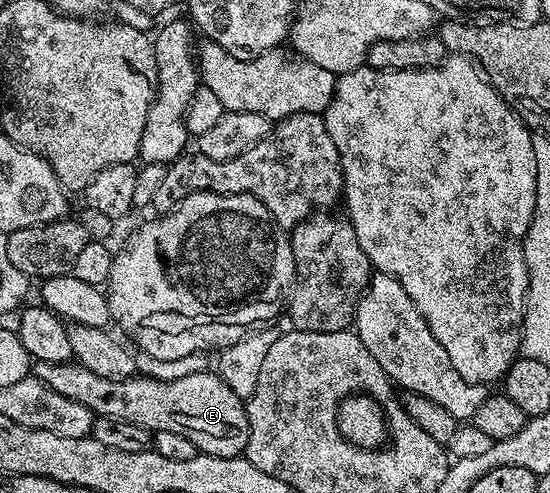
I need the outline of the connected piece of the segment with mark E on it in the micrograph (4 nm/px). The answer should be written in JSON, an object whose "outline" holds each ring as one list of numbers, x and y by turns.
{"outline":[[77,361,69,362,35,362,33,366,34,377,44,382,49,388,53,388,53,392,61,392,61,396,69,396,69,400,77,400,77,404,85,404,85,408,89,408,92,414,96,416,106,416,112,420,122,420,124,422,134,422,135,425,143,427,148,432,157,430,168,430,169,432,177,432,177,436,185,436,185,440,189,440,195,445,196,451,209,456,221,456,222,458,237,458,246,451,247,441,249,440,249,416,247,415,247,407,244,399,237,396,237,392,233,392,233,388,229,388,229,384,225,384,225,380,221,380,218,373,204,372,202,374,194,374,193,376,181,376,181,380,173,380,166,382,165,380,157,380,156,378,145,378,142,376,132,376,129,378,121,378,112,380,105,376,97,376,97,372,89,372,89,368,85,368]]}

